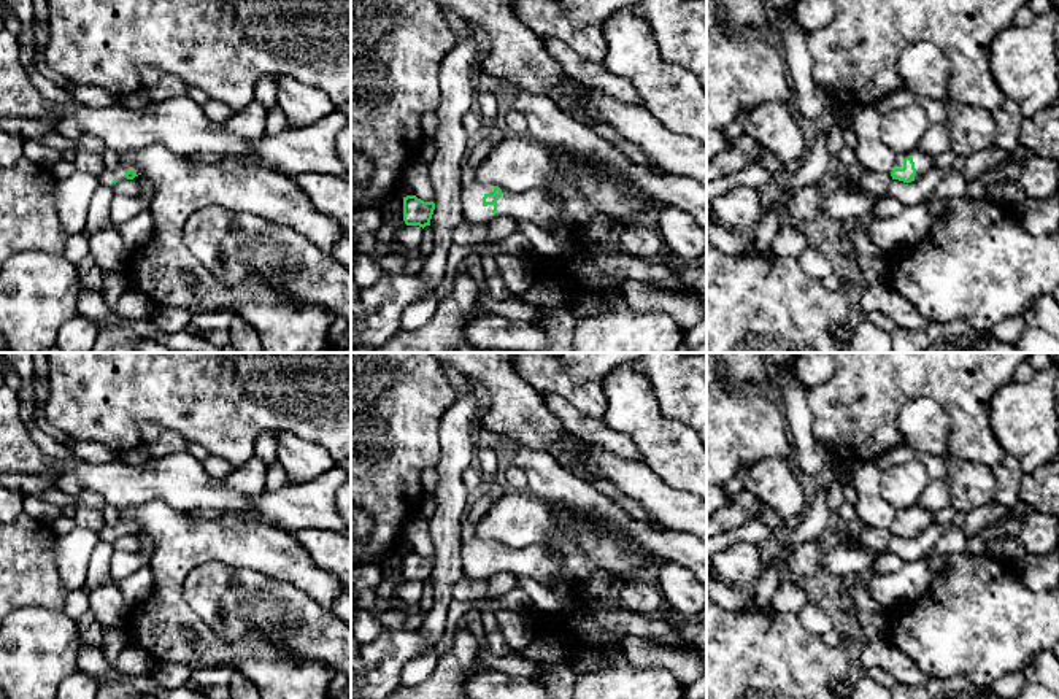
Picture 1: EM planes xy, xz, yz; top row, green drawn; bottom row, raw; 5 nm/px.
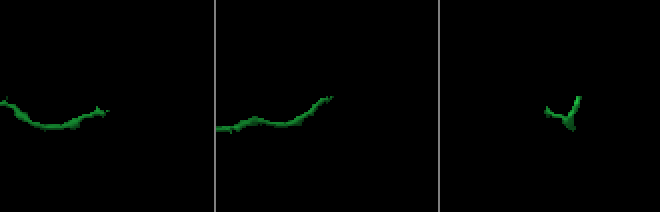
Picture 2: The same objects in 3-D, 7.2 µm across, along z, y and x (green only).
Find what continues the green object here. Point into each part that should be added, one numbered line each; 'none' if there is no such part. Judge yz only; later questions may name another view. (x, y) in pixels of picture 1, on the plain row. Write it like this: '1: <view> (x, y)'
1: yz (923, 518)

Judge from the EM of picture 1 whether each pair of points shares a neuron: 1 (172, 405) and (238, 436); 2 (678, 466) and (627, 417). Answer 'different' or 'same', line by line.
1: same
2: same

